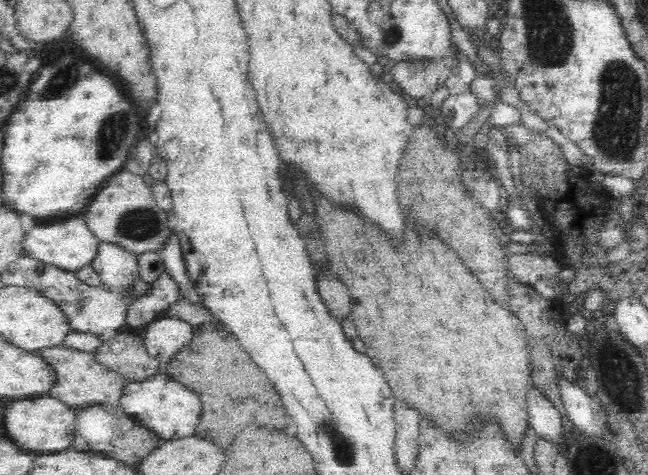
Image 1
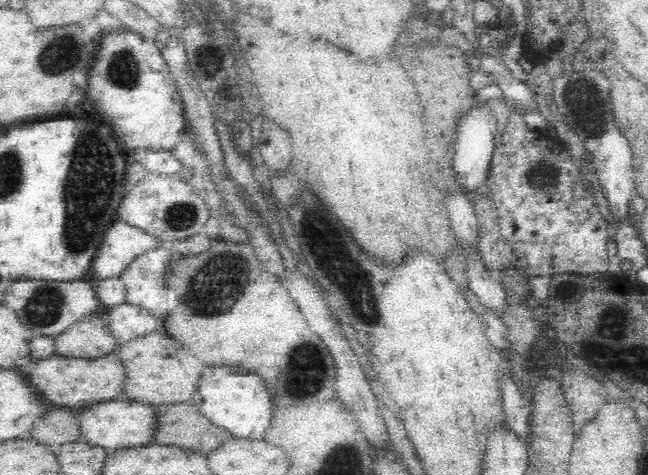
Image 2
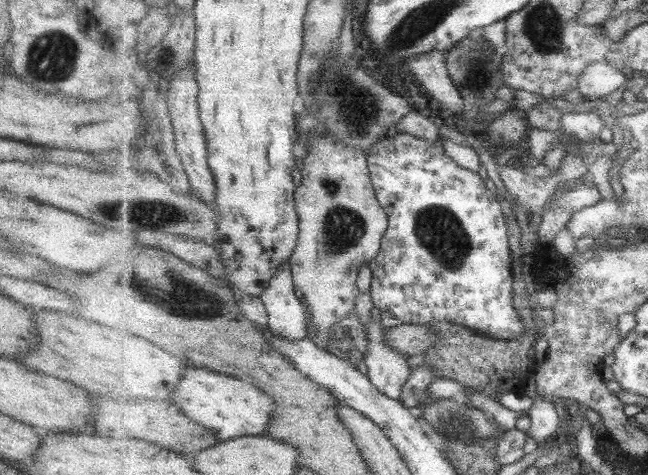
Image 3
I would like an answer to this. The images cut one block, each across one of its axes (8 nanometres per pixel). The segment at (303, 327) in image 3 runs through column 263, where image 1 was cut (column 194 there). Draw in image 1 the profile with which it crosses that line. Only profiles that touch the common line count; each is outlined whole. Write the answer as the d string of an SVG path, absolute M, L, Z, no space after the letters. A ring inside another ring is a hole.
M176 235L170 236L168 246L161 250L159 254L160 260L165 267L165 271L170 277L176 281L179 286L180 296L187 298L192 302L199 302L198 295L189 290L188 274L186 273L186 265L184 264L184 255L182 255L179 239Z

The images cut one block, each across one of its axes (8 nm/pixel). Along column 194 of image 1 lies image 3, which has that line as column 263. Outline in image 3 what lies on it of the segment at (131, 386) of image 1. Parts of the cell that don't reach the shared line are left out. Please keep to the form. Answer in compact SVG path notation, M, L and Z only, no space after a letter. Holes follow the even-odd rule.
M189 368L183 372L183 380L179 382L179 390L171 400L191 416L191 420L210 428L220 442L237 437L265 436L274 414L274 400L267 396L261 388L250 381L239 380L227 373L213 372L209 369Z

